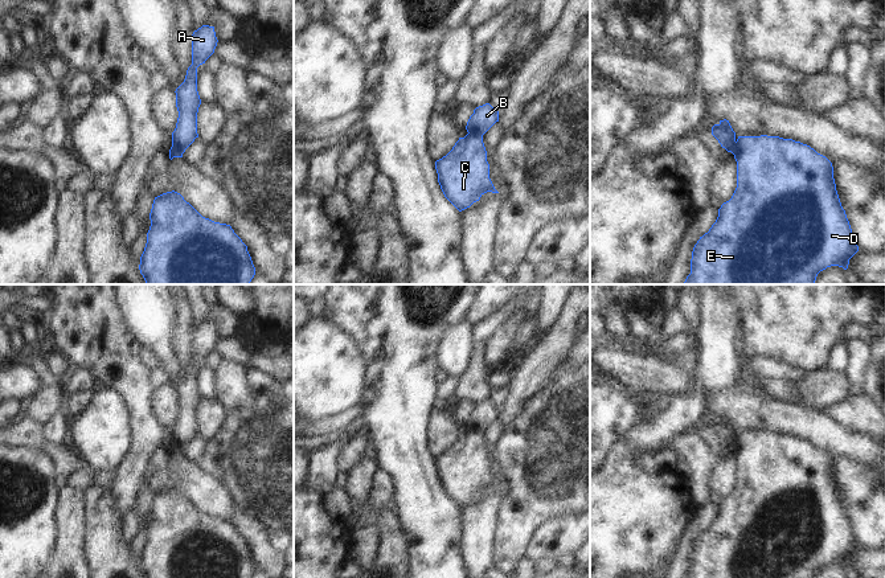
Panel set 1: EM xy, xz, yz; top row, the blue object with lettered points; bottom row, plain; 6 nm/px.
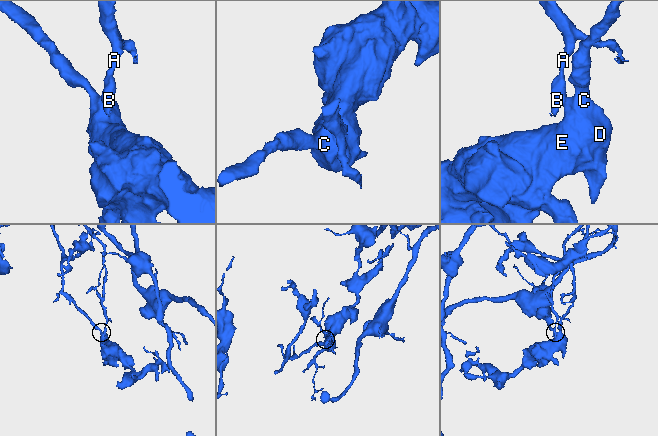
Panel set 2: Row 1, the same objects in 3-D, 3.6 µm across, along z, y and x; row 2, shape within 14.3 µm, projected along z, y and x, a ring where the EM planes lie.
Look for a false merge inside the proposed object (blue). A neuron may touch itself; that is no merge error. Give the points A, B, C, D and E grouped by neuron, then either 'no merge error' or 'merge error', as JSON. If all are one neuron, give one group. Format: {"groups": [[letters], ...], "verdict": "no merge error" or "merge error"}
{"groups": [["A", "B"], ["C", "D", "E"]], "verdict": "merge error"}

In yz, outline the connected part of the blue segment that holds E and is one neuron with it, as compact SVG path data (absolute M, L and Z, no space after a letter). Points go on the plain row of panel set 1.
M767 431L738 433L733 451L737 458L737 484L732 495L718 505L718 513L709 528L695 541L691 570L685 578L815 578L818 570L827 563L839 562L847 566L849 556L859 548L859 542L836 487L832 459L807 440Z

